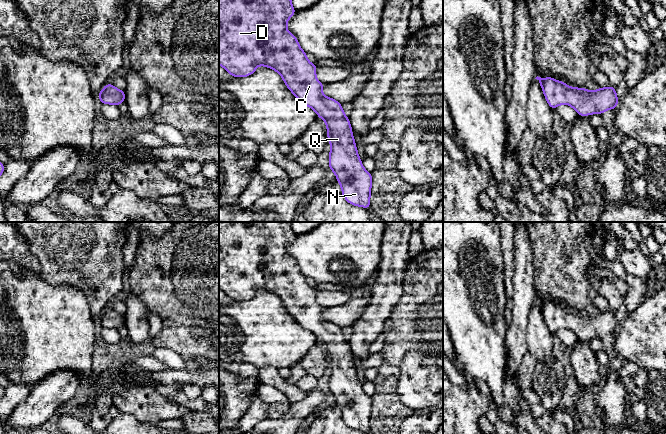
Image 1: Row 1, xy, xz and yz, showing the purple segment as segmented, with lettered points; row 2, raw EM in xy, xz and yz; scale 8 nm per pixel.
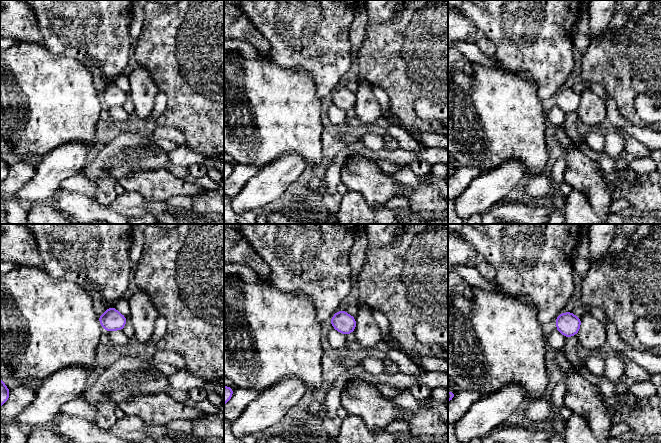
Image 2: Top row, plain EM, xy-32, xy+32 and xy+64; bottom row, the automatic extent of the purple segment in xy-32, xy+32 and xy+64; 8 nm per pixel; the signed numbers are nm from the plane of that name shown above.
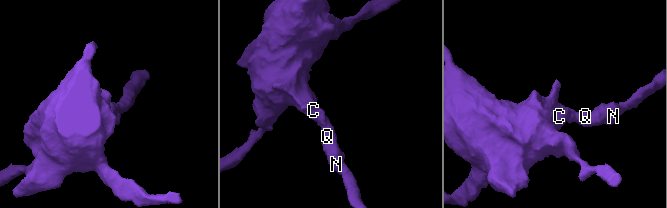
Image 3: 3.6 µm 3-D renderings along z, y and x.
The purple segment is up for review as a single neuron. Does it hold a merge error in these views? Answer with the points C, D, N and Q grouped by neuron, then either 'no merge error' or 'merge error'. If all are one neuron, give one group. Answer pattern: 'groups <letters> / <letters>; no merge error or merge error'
groups C D N Q; no merge error

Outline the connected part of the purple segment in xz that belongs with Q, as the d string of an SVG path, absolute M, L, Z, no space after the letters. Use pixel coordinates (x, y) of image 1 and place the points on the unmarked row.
M219 222L219 288L235 302L253 298L258 289L277 295L294 320L326 346L328 365L331 368L329 392L336 399L343 421L352 429L370 433L372 398L362 389L350 345L344 338L341 327L322 318L324 308L316 303L317 290L309 286L296 261L287 255L287 244L295 235L291 222Z

